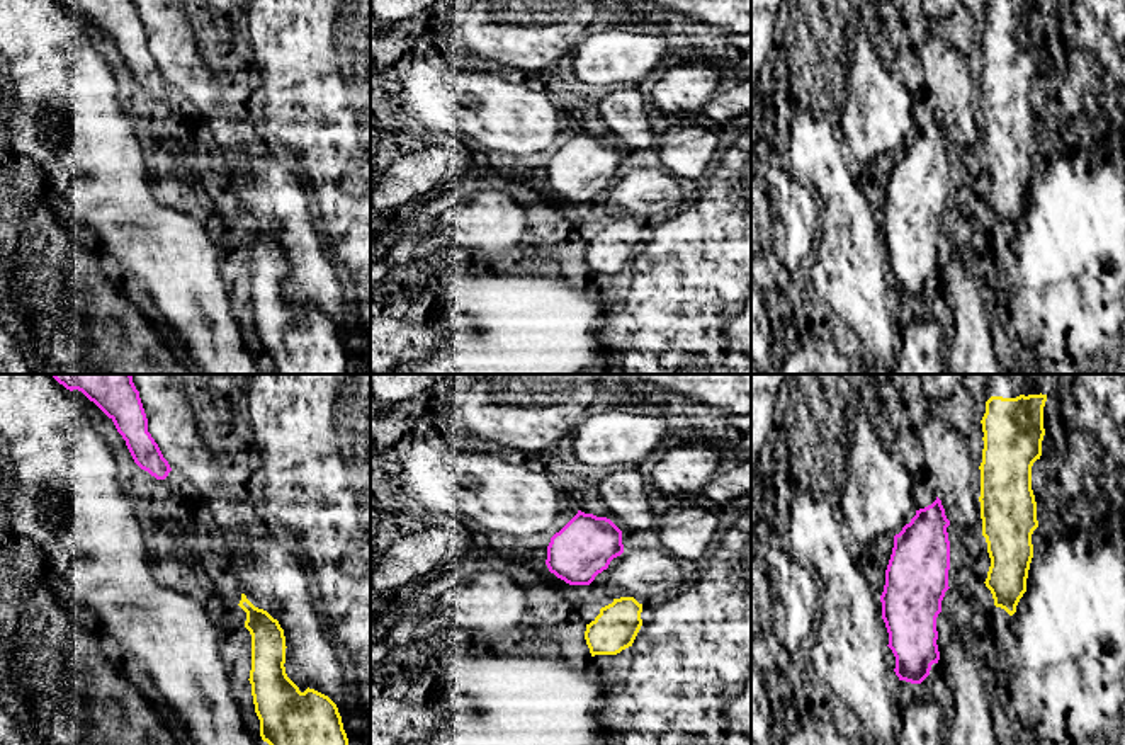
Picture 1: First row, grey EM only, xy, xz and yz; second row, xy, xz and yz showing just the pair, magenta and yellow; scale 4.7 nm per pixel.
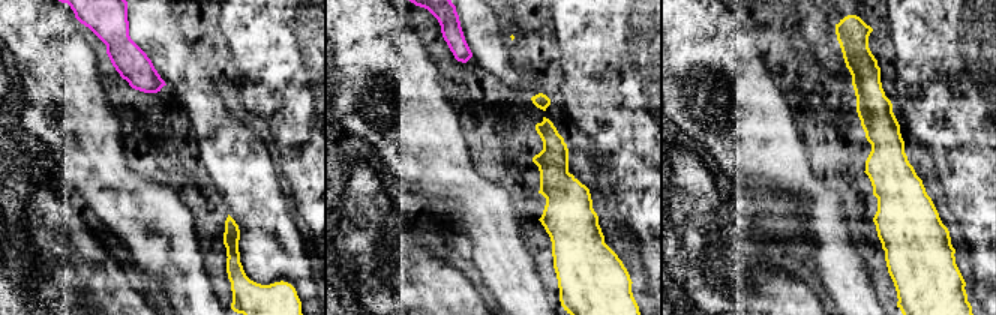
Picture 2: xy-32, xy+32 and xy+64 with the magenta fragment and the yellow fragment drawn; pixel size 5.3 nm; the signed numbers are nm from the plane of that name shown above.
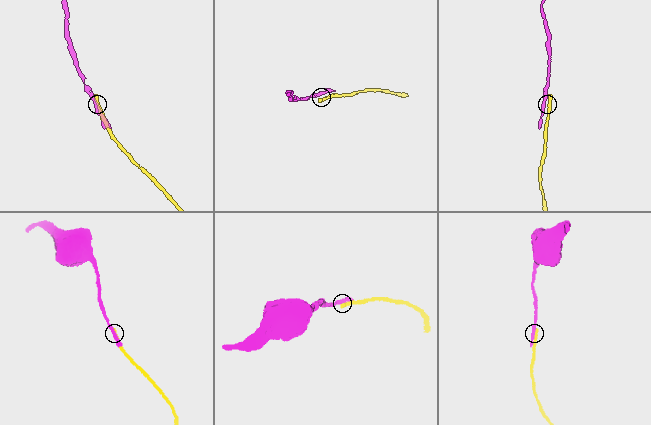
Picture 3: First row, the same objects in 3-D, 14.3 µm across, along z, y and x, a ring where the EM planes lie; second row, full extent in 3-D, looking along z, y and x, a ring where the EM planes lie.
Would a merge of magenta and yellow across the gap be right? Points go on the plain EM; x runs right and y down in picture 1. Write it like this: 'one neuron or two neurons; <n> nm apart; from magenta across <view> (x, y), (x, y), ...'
two neurons; 130 nm apart; from magenta across xz (588, 203), (602, 227)

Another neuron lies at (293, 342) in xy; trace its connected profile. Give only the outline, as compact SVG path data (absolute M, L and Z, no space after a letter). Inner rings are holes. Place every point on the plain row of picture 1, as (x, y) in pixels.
M245 213L238 223L246 231L245 247L252 253L250 303L255 332L260 338L260 355L274 374L350 374L348 357L343 349L336 323L325 313L306 308L304 311L285 293L285 255L279 240L267 230L255 226Z

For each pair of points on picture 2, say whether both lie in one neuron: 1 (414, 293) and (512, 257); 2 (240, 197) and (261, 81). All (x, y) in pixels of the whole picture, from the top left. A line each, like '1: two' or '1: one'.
1: two
2: two

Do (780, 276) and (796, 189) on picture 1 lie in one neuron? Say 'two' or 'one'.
one

